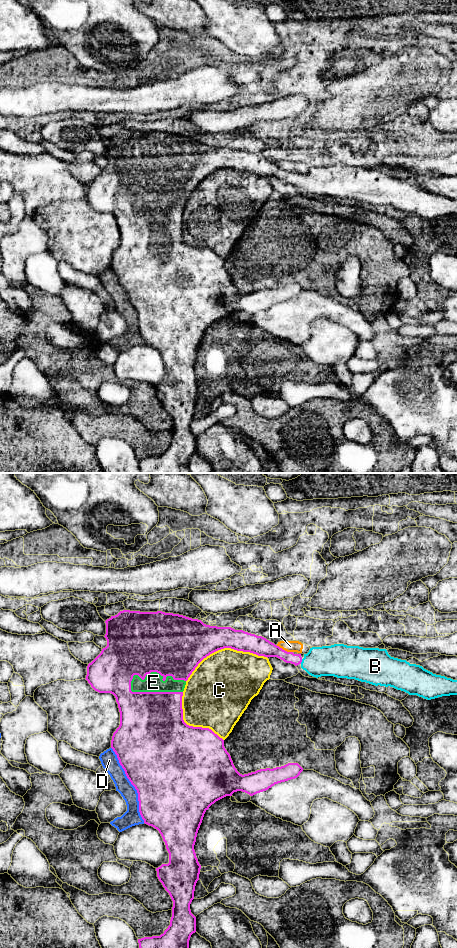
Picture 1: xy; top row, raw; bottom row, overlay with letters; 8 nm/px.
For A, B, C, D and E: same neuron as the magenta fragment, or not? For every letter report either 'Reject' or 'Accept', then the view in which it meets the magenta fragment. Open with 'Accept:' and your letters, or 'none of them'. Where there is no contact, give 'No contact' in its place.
Accept: B, E
A: Reject. Touches magenta in xy
B: Accept. Touches magenta in xy
C: Reject. Touches magenta in xy
D: Reject. Touches magenta in xy
E: Accept. Touches magenta in xy

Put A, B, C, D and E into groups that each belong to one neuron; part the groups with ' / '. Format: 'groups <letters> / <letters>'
groups A / B E / C / D

